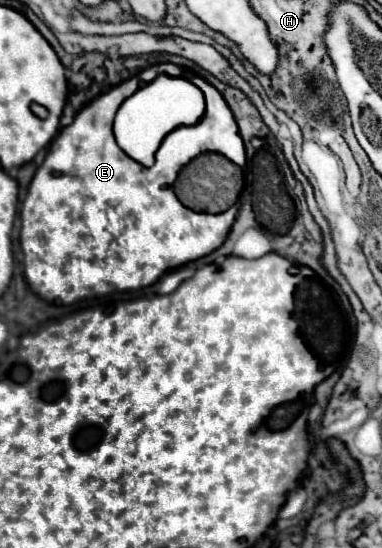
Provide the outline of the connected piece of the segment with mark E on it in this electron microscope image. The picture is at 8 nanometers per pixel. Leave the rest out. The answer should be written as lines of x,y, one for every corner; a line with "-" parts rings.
170,62
152,64
144,68
142,72
138,72
136,76
114,86
112,90
100,94
96,100
92,100
88,106
80,110
80,114
74,118
70,126
66,126
56,136
56,140
52,142
54,146
48,150
44,164
36,170
34,180
28,188
28,196
22,206
20,242
24,248
24,272
26,272
30,288
38,296
50,302
74,304
76,300
82,300
82,298
94,298
94,296
106,296
112,292
146,288
154,284
162,274
214,252
228,238
238,206
232,206
220,214
194,212
176,198
174,188
172,188
182,166
204,152
218,152
230,158
232,162
236,162
241,168
247,165
244,142
242,142
238,124
232,116
232,110
228,108
226,100
212,84
208,84
200,76
192,76
192,82
206,96
206,114
194,126
180,126
172,130
164,138
156,154
156,164
152,168
140,166
136,160
124,154
122,148
114,140
112,120
114,120
116,110
128,96
132,96
140,86
152,82
158,74
184,76
184,68
170,64

